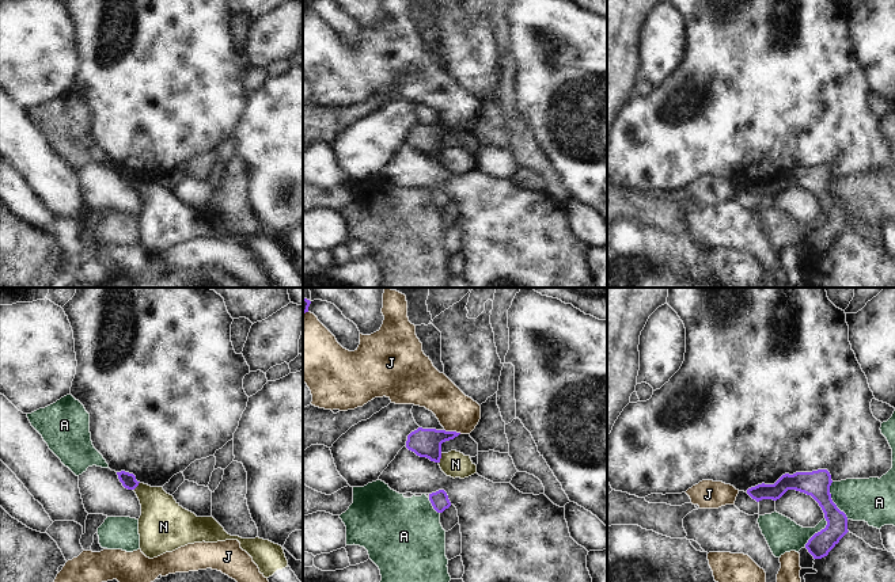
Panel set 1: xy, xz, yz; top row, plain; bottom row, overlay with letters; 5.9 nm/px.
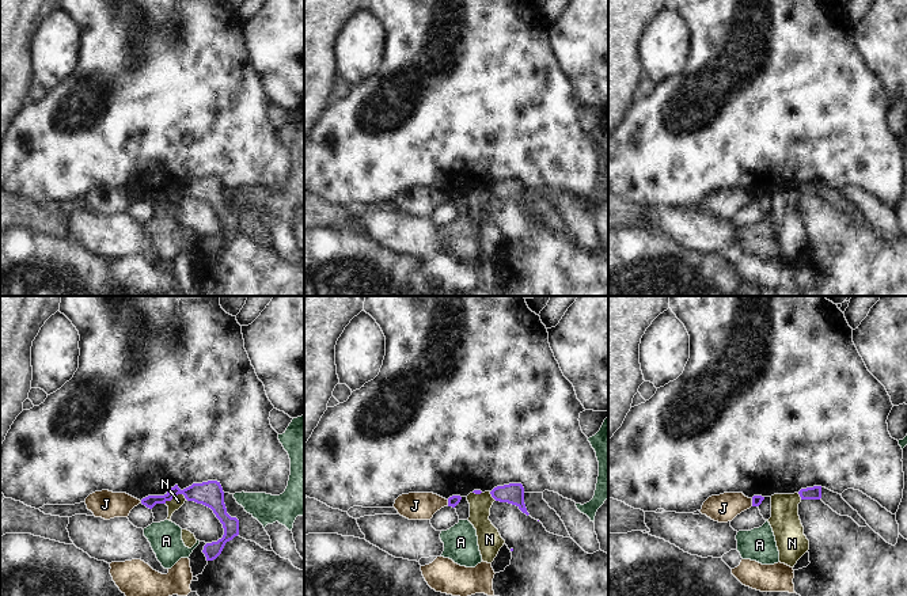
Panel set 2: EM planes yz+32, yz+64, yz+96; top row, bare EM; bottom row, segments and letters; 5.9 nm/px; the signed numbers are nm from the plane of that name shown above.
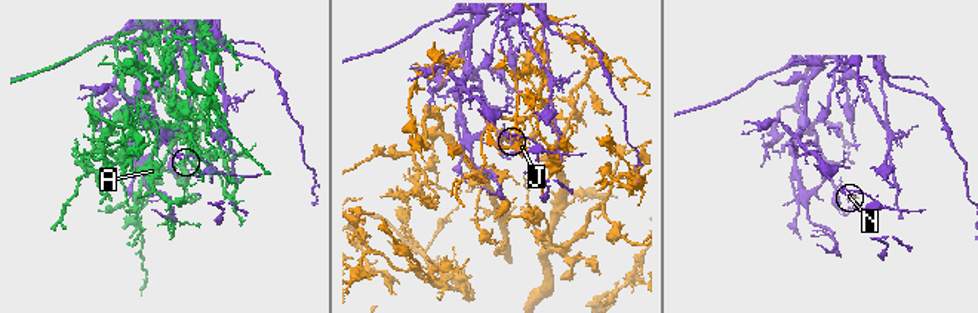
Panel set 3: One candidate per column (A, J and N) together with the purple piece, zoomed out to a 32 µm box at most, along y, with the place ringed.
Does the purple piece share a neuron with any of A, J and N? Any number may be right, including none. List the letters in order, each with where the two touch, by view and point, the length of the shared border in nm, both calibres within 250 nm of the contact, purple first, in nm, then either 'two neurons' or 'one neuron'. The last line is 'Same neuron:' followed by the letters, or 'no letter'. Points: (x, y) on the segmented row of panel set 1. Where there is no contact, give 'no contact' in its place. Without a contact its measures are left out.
A: yz (831, 501) | 240 nm | 160/260 nm | two neurons
J: xz (452, 432) | 110 nm | 180/220 nm | two neurons
N: xz (440, 457) | 70 nm | 180/160 nm | two neurons
Same neuron: no letter

